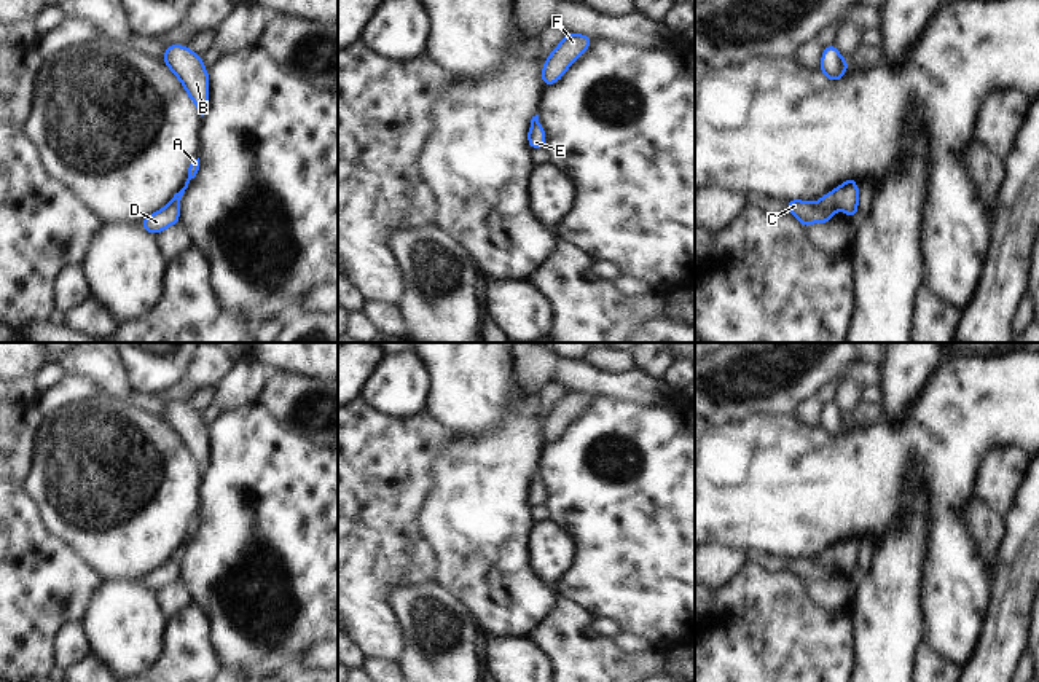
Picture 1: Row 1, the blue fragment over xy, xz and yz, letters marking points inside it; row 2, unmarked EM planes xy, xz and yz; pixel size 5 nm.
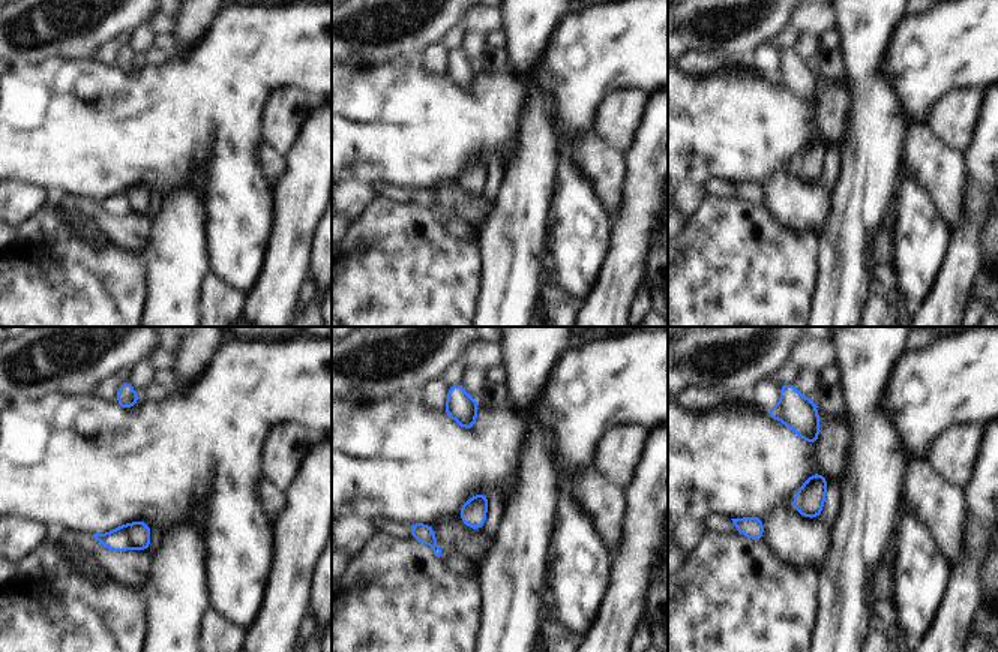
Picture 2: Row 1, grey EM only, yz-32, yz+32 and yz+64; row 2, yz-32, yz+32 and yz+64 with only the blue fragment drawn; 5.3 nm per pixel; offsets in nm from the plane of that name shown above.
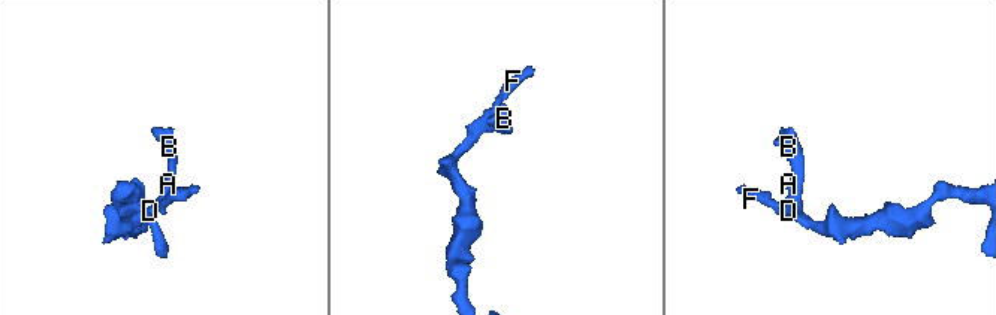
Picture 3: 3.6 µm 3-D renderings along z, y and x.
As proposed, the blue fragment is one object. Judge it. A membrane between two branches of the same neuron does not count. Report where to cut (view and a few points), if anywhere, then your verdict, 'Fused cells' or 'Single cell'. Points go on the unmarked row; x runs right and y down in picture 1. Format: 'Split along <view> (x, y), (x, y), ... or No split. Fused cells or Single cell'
No split. Single cell

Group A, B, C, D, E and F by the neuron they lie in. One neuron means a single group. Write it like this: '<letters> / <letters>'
A B C D E F

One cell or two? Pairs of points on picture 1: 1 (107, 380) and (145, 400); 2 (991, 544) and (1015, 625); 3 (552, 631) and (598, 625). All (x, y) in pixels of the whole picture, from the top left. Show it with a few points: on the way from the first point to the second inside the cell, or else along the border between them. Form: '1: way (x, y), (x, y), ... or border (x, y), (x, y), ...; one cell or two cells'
1: way (117, 384), (136, 399); one cell
2: border (1006, 520), (991, 579); two cells
3: border (592, 620), (592, 628), (596, 633), (612, 638); two cells

